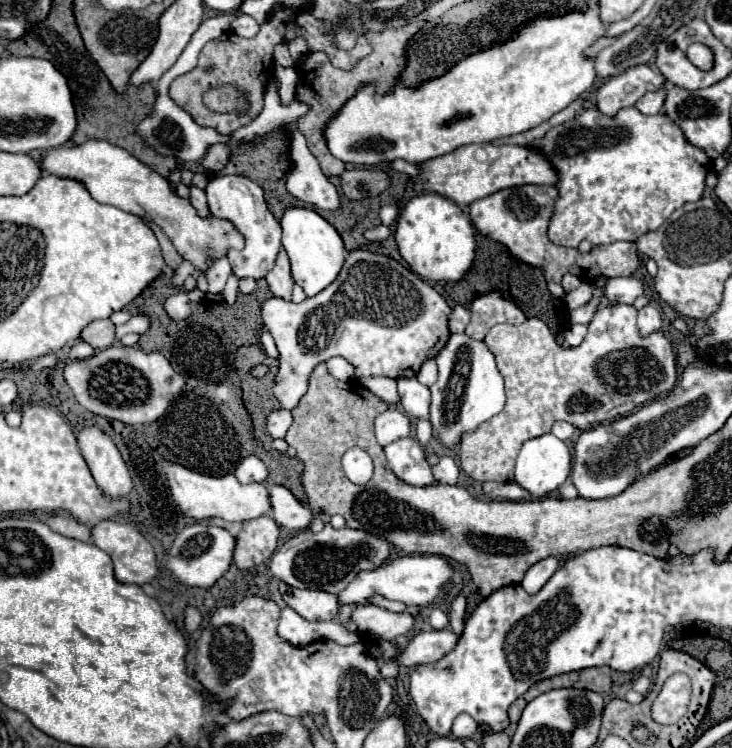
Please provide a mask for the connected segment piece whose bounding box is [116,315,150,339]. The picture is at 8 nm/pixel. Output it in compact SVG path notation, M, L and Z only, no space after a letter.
M134 315L128 323L116 327L116 337L120 339L126 333L146 333L150 329L150 321L146 319L146 315Z

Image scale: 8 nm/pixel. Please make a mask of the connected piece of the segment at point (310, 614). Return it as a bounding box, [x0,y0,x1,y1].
[280,583,338,621]

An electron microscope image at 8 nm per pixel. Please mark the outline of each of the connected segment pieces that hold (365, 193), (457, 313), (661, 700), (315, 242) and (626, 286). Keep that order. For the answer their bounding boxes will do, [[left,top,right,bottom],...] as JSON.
[[340,169,390,201],[448,305,470,333],[652,673,690,723],[280,207,346,297],[604,275,644,303]]

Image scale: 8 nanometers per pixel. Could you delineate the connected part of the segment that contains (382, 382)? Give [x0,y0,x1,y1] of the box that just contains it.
[360,377,398,405]

